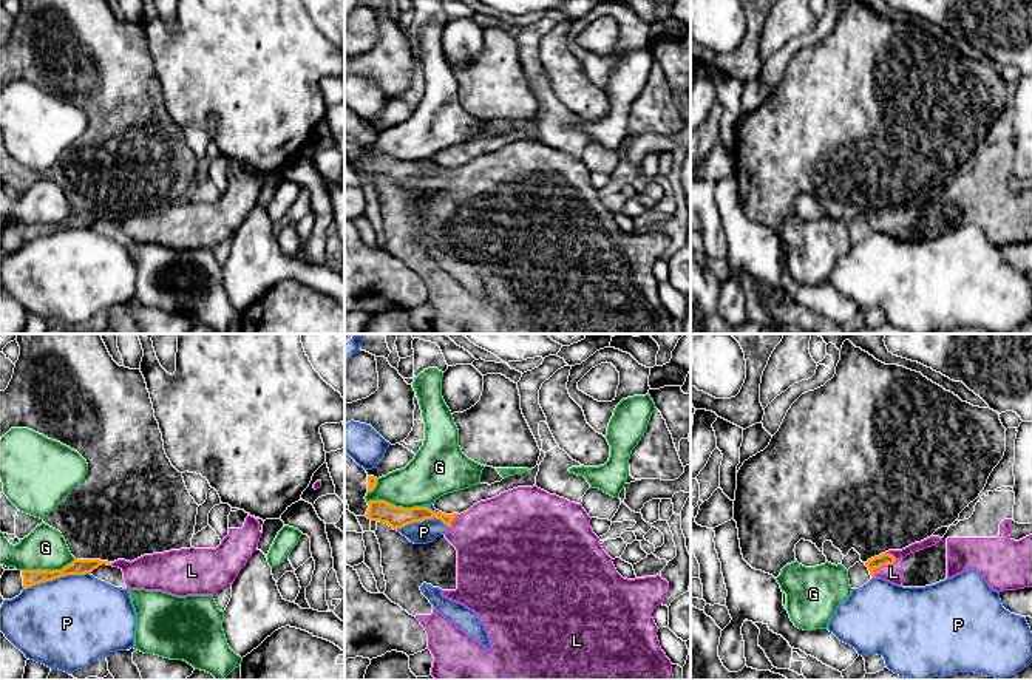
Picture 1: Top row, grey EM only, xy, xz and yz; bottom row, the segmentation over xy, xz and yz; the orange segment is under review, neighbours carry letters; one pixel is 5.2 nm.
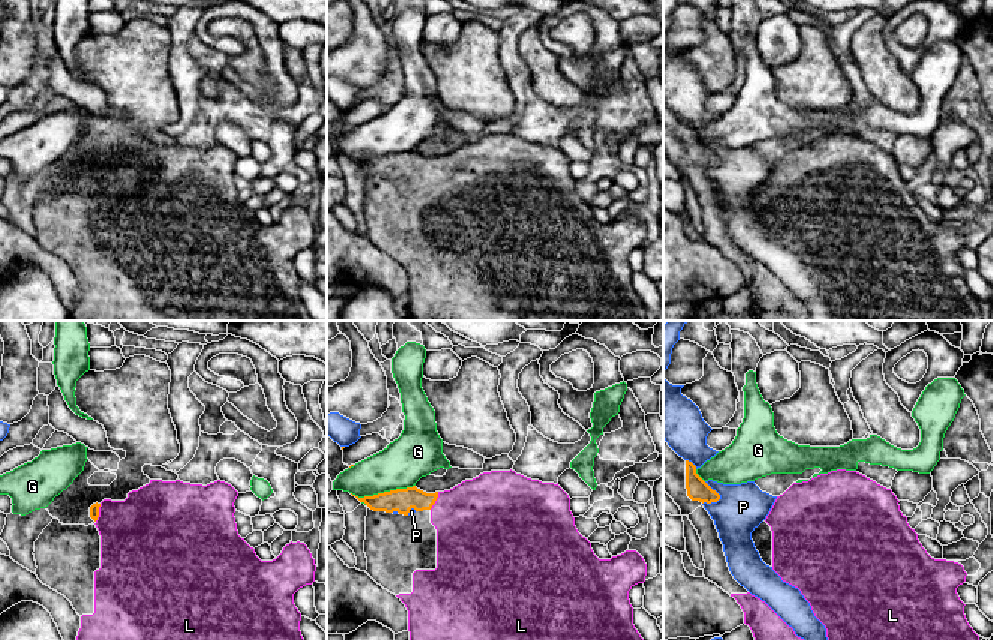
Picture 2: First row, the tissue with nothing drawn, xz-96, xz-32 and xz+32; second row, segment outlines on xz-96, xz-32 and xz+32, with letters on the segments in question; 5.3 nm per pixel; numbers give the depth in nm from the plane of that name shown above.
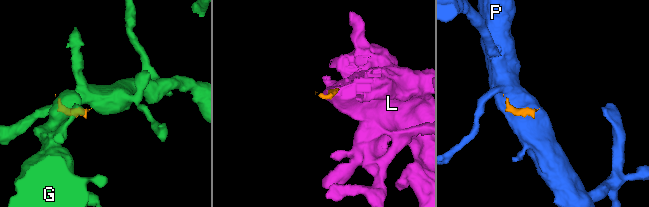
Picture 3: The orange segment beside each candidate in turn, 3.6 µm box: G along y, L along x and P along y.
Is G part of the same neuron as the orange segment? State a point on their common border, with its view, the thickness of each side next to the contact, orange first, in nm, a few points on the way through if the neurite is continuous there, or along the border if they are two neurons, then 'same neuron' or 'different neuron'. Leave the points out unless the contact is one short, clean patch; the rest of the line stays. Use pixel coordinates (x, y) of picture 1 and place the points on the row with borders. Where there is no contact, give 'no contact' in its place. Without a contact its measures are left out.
contact xz (394, 506); calibres 110 and 240 nm; border xz (368, 501), (422, 507); different neuron

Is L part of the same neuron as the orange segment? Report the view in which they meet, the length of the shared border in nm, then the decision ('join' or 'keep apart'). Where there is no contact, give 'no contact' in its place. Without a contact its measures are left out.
yz | 160 nm | keep apart

